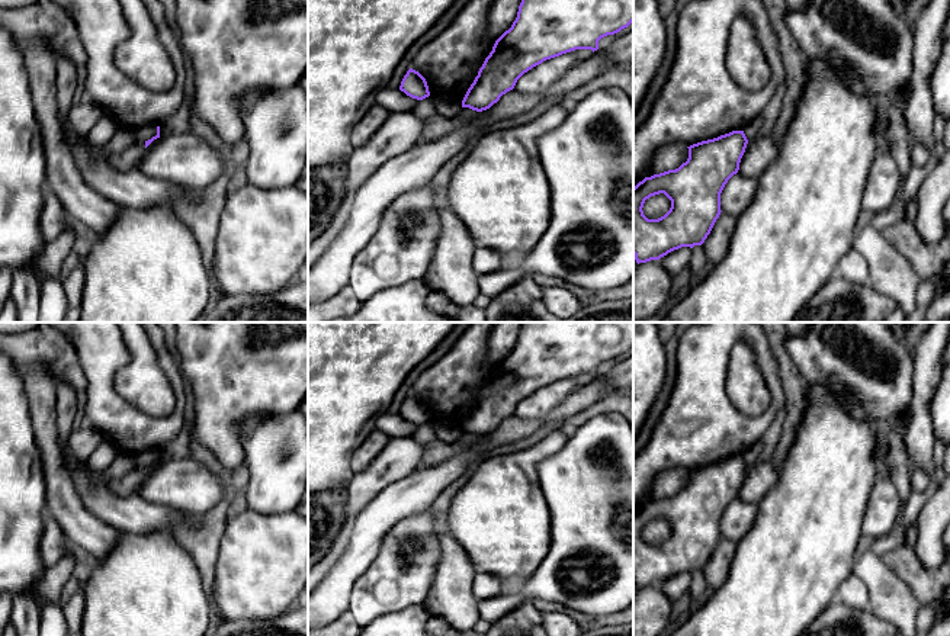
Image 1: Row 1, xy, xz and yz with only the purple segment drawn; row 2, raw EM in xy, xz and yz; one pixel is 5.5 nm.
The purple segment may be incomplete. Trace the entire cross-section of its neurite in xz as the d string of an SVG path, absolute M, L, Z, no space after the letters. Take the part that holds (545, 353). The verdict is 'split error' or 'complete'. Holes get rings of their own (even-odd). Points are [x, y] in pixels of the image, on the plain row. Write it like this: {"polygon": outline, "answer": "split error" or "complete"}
{"polygon": "M523 322L517 343L494 369L462 433L476 437L490 434L503 420L513 415L517 405L546 385L575 375L598 375L598 366L614 360L633 347L633 322Z", "answer": "complete"}

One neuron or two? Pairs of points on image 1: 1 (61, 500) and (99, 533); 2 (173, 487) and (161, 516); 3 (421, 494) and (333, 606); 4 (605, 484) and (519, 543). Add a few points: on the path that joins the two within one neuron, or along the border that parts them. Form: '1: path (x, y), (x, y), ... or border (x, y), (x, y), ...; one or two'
1: path (70, 508), (90, 529); one
2: border (137, 492), (150, 501), (166, 504), (185, 513); two
3: path (391, 511), (365, 537), (362, 551), (343, 575); one
4: border (541, 490), (549, 514), (551, 546), (546, 555); two

